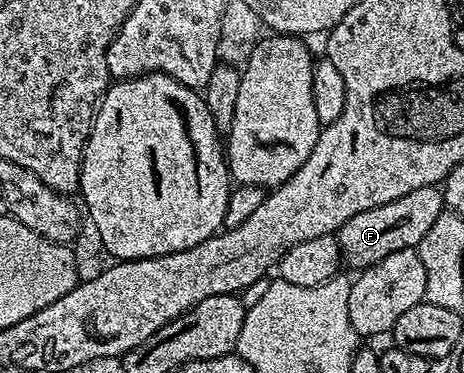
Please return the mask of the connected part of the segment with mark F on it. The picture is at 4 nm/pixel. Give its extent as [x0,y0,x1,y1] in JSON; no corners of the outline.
[337,185,444,272]

